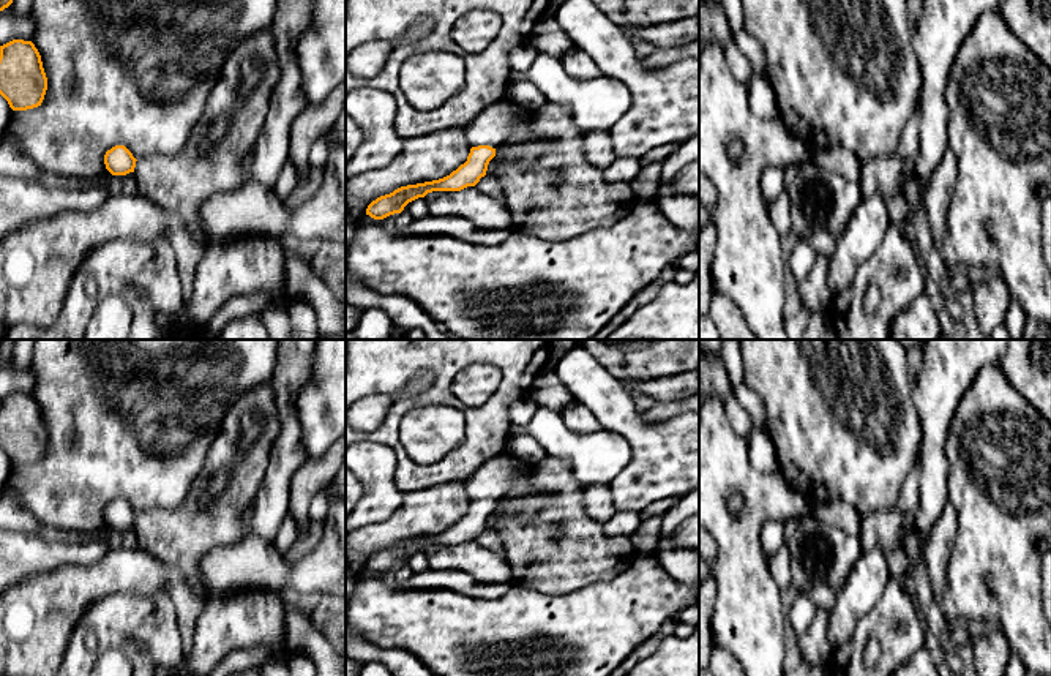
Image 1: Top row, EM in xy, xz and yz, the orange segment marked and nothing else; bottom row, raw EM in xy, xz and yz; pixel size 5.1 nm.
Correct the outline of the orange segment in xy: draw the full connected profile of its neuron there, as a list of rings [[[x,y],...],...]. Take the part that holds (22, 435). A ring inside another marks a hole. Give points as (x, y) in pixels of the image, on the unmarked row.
[[[13,393],[0,400],[0,449],[13,464],[41,460],[47,431],[32,395]]]

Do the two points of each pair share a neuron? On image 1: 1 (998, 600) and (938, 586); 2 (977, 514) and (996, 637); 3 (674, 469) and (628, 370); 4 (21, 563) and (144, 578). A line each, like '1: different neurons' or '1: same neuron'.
1: different neurons
2: different neurons
3: different neurons
4: different neurons

